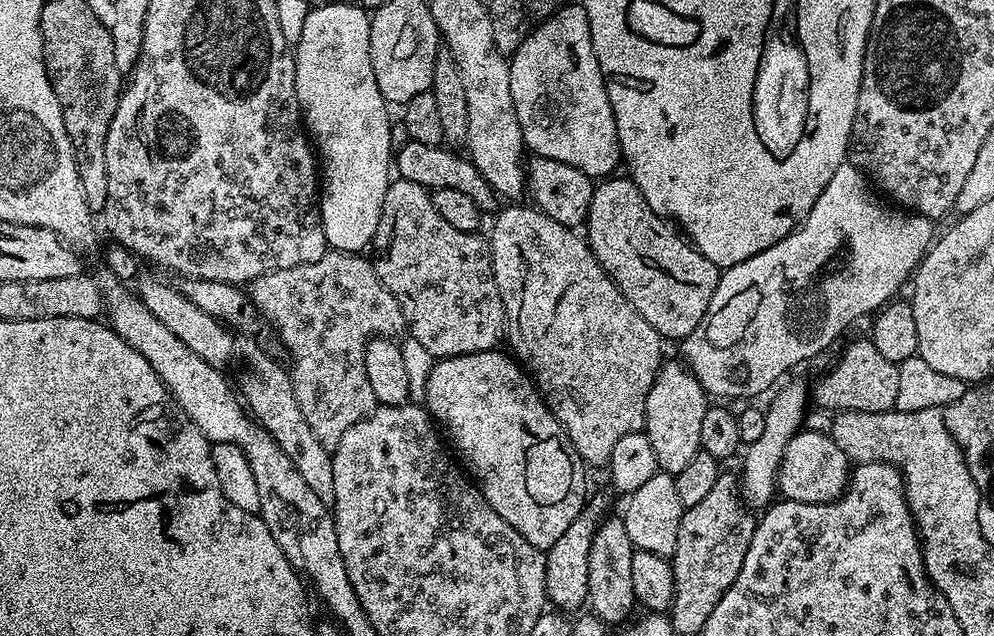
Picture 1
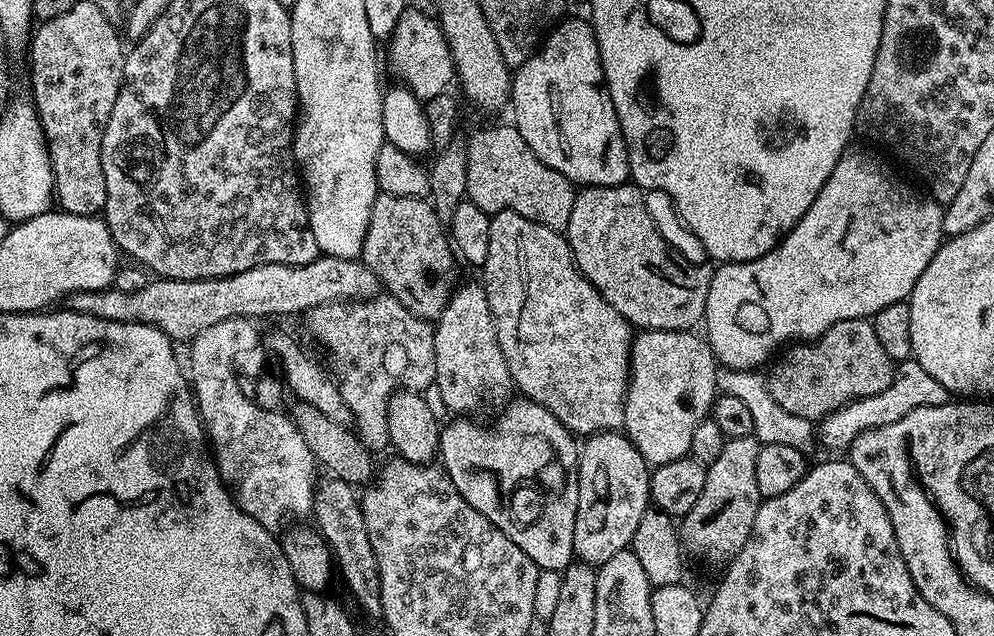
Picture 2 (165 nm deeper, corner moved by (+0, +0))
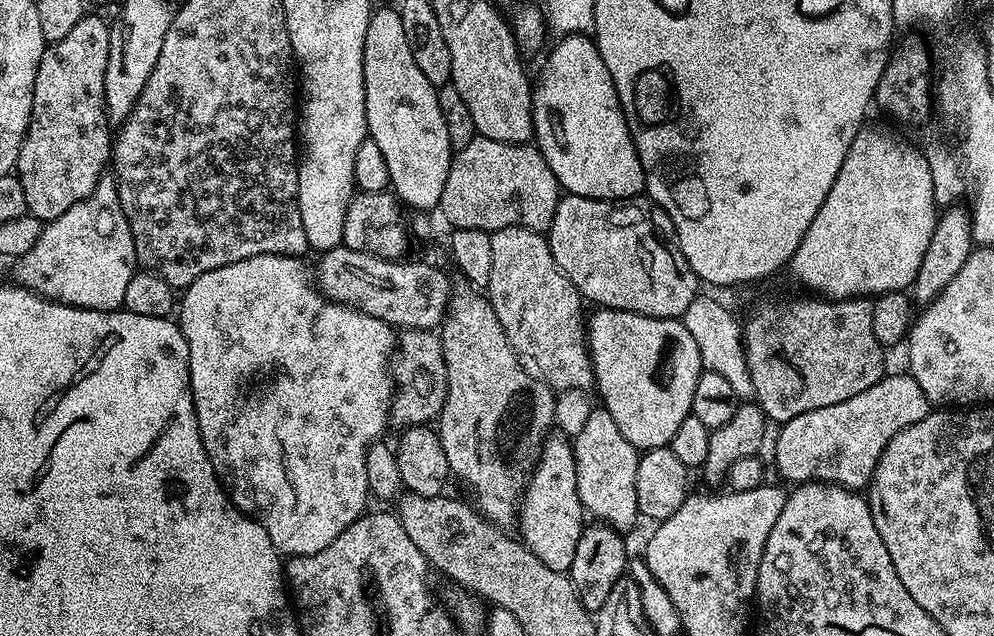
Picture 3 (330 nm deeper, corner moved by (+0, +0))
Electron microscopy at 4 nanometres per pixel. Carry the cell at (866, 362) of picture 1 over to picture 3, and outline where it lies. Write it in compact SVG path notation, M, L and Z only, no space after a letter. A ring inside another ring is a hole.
M804 294L801 300L768 300L749 314L748 321L743 321L742 335L748 354L750 382L754 382L755 403L760 405L765 417L777 425L798 418L798 414L806 414L806 410L846 402L846 398L870 390L870 386L877 384L886 374L886 348L874 338L872 300L868 298L830 300Z

